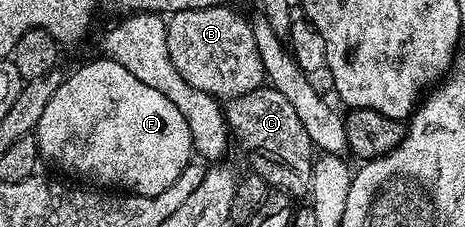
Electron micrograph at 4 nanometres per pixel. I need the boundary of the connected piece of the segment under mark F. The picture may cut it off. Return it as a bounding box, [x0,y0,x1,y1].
[34,56,193,196]

